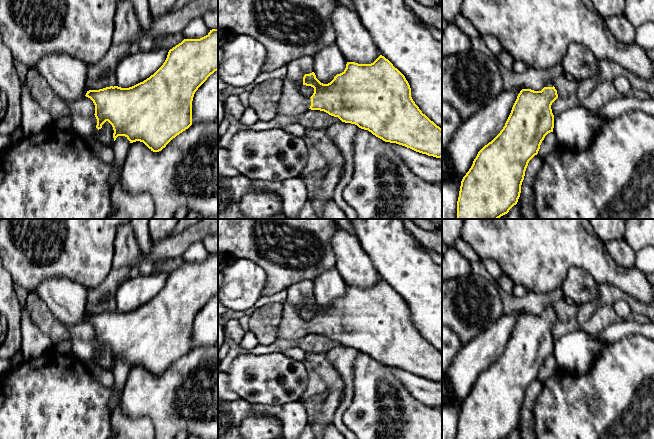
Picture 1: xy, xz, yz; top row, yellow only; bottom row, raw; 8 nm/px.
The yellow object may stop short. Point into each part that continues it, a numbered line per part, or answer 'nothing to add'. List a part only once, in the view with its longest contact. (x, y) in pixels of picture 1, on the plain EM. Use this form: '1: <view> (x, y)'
1: xz (292, 327)

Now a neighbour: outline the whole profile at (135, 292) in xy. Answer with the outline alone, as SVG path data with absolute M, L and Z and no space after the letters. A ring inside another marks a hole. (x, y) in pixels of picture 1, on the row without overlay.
M152 273L137 276L120 284L114 293L117 310L129 312L153 299L165 286L168 274Z

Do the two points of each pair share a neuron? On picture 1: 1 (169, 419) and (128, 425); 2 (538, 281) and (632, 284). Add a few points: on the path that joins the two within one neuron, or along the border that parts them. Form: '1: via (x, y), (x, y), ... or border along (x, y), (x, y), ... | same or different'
1: border along (128, 416), (147, 416), (154, 428) | different
2: via (561, 259), (594, 259), (609, 272) | same

